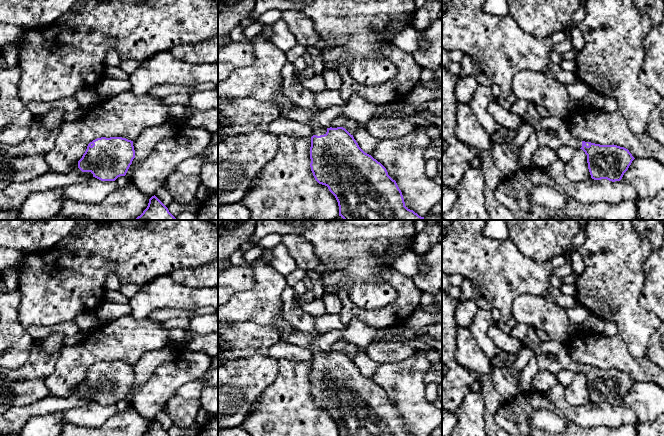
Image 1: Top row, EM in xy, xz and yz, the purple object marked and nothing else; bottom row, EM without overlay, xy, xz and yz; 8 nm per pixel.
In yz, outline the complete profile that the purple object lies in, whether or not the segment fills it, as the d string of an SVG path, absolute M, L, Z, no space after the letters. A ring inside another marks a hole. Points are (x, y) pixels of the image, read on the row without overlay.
M531 326L522 344L534 352L539 371L556 374L561 370L569 370L582 373L587 379L588 393L594 404L620 405L635 383L624 371L575 363L566 344L552 339L547 342L541 341L536 335L536 329Z

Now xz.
M312 346L307 348L314 358L310 371L311 395L315 404L327 410L335 420L339 436L414 436L405 430L402 416L386 392L365 377L345 352L316 351Z

